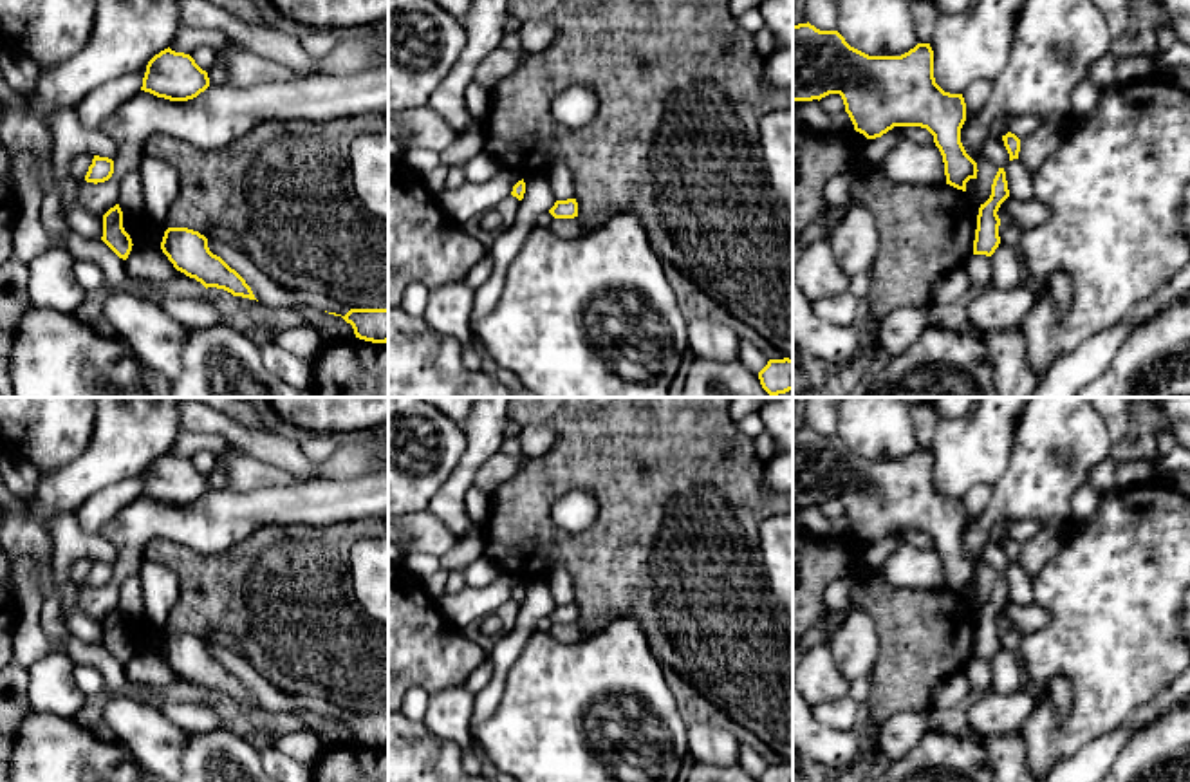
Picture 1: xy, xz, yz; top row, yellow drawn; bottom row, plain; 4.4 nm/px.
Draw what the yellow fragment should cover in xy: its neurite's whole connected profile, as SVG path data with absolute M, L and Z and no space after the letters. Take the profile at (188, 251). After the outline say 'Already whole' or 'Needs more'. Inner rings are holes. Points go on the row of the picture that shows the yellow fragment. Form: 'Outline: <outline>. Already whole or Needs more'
Outline: M168 228L161 249L177 271L195 278L206 289L217 287L233 296L256 300L246 280L220 256L209 251L208 238L199 231L188 228Z. Already whole

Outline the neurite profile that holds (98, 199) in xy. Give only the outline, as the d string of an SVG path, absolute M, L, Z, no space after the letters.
M388 67L350 76L311 74L287 83L253 88L209 85L197 98L170 101L139 90L101 126L117 144L114 173L105 182L79 181L76 202L103 217L121 197L121 181L139 170L144 144L163 134L200 150L218 150L269 119L329 121L388 112Z

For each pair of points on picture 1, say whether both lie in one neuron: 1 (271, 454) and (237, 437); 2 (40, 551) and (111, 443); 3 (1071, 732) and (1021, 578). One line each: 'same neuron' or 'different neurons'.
1: same neuron
2: same neuron
3: different neurons

